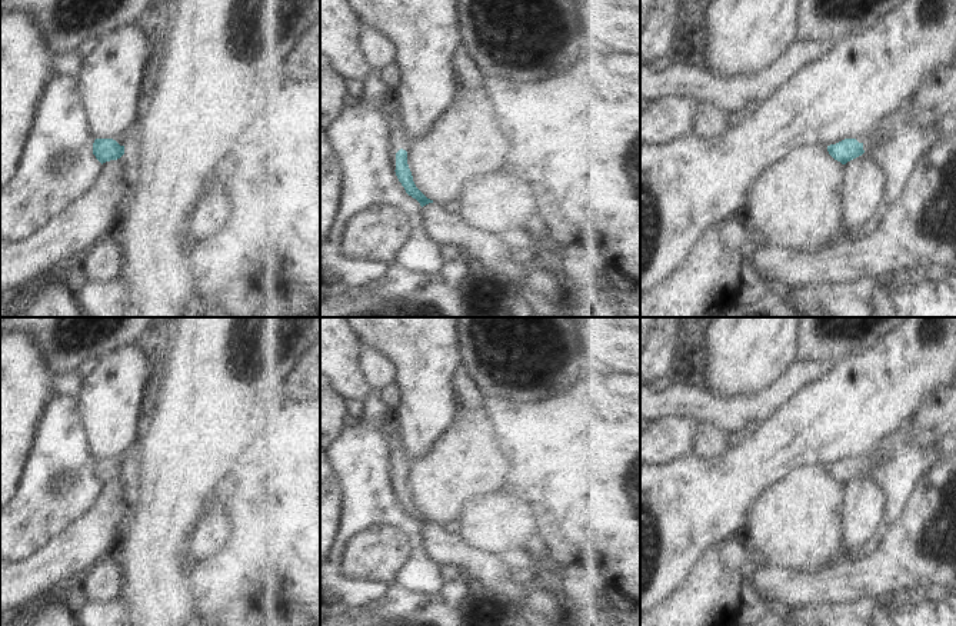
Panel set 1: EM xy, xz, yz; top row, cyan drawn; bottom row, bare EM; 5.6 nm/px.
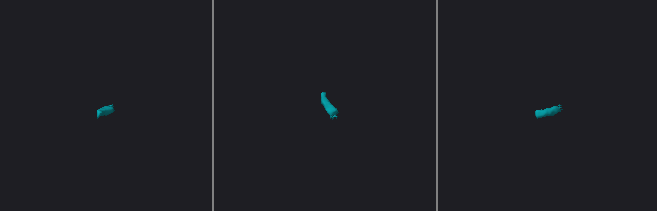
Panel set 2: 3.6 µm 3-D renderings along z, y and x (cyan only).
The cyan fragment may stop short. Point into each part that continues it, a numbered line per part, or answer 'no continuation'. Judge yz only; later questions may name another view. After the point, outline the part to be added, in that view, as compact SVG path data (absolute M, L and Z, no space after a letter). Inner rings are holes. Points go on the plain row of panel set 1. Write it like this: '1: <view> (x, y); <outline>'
1: yz (873, 459); M872 452L867 456L857 457L856 460L863 464L865 473L870 473L875 467L883 463L885 457L879 452Z

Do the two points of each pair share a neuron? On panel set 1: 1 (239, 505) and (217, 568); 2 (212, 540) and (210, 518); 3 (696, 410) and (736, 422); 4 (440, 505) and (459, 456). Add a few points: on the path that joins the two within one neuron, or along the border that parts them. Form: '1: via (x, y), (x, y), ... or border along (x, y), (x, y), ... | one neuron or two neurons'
1: via (239, 520), (239, 546), (233, 552) | one neuron
2: via (212, 535), (212, 523) | one neuron
3: via (706, 410), (720, 410), (726, 415) | one neuron
4: via (440, 493), (440, 483), (456, 468) | one neuron

